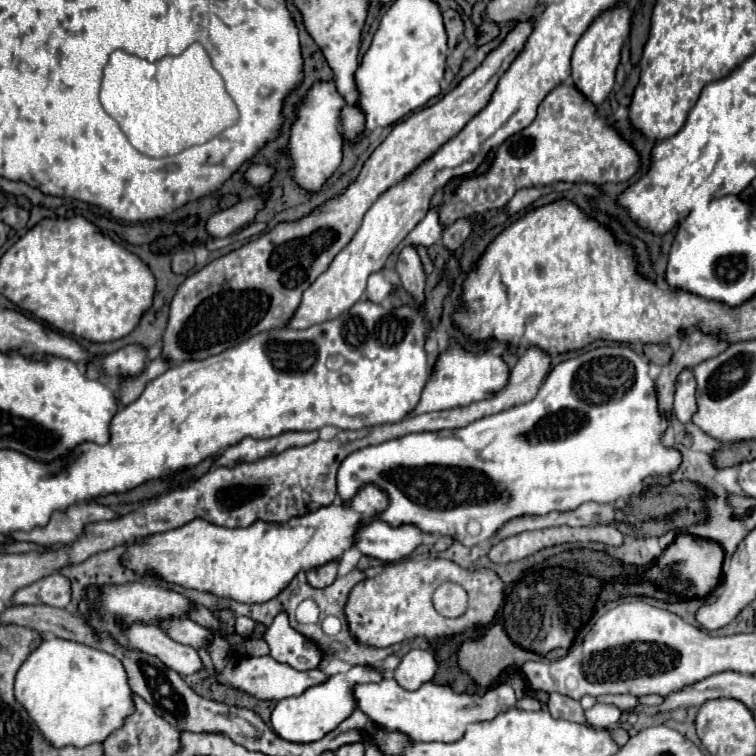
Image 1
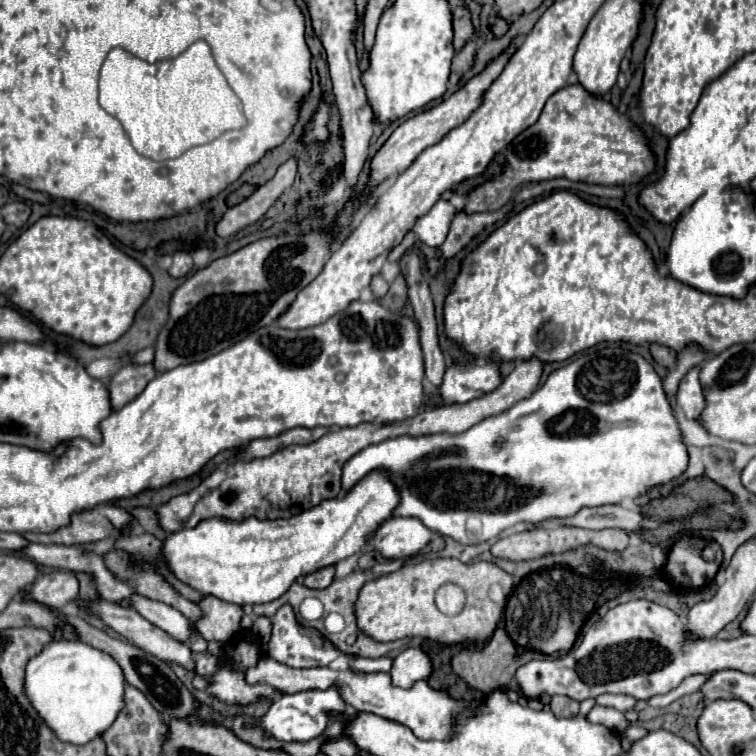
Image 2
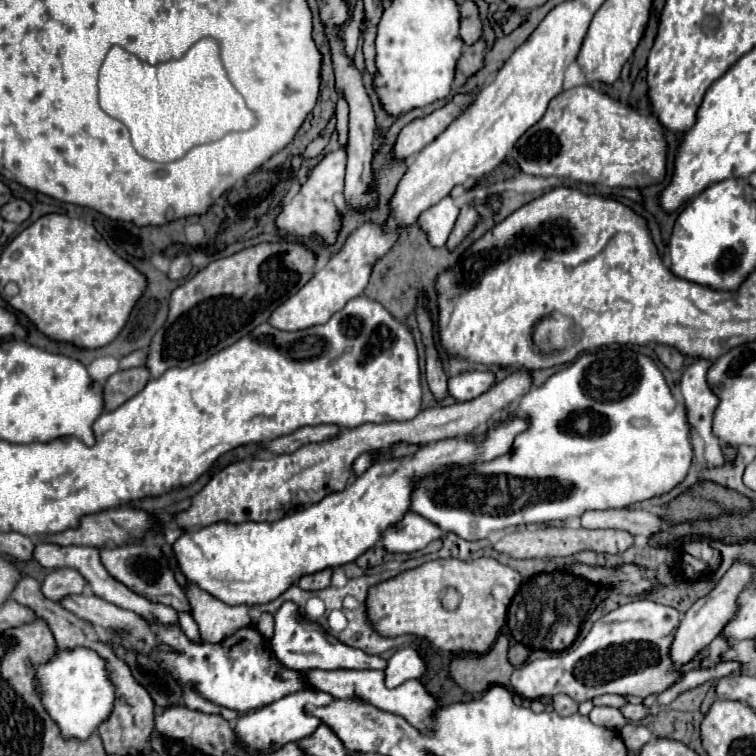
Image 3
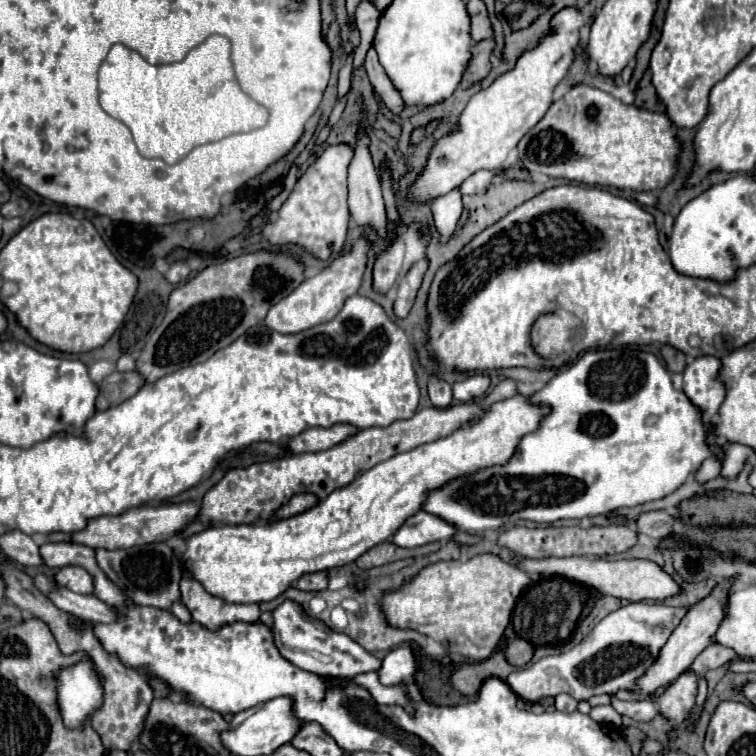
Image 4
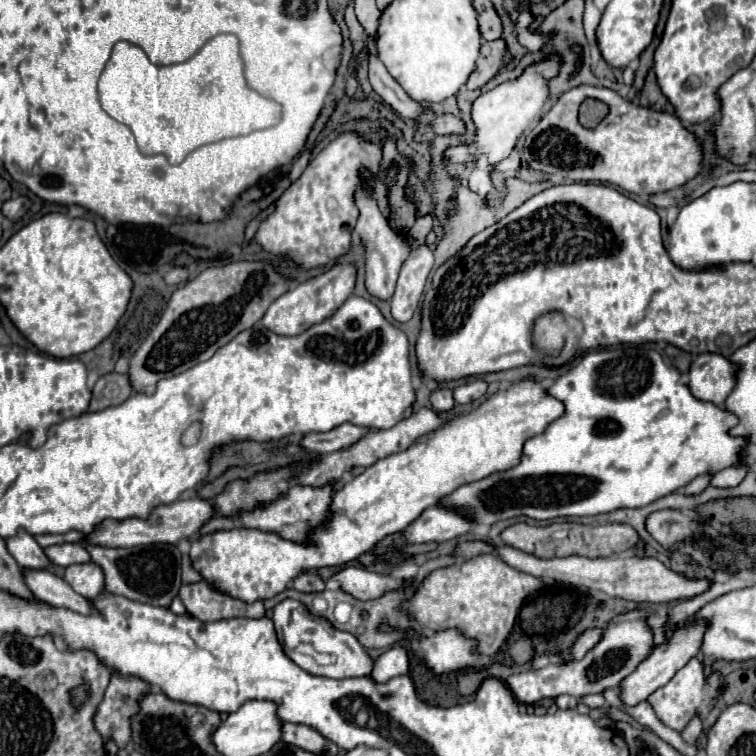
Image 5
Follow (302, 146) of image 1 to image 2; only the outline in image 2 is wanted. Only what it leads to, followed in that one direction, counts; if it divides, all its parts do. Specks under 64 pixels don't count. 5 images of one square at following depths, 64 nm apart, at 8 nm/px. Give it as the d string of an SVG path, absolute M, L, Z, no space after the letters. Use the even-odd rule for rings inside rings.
M326 96L322 98L322 104L318 108L318 114L314 116L314 120L306 126L306 134L304 134L304 140L306 142L312 142L312 140L326 140L328 132L326 132L326 120L328 120L328 104L326 102Z

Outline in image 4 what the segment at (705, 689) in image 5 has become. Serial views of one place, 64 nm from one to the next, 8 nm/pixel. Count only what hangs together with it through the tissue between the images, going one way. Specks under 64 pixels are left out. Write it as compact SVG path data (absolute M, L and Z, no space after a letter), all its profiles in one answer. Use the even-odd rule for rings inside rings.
M684 670L660 696L648 696L650 702L656 704L662 718L668 724L678 726L688 720L692 708L696 706L700 676L694 670Z

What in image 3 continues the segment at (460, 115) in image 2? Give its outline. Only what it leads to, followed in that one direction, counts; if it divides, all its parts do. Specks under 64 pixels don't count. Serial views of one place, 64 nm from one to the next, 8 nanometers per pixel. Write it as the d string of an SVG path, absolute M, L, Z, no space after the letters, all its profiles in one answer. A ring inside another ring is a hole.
M456 94L454 100L446 104L444 108L428 114L426 118L418 118L410 122L400 132L398 144L394 146L396 158L410 158L418 150L422 150L426 144L430 144L440 132L444 132L452 124L452 120L462 112L462 106L468 102L470 102L470 96Z

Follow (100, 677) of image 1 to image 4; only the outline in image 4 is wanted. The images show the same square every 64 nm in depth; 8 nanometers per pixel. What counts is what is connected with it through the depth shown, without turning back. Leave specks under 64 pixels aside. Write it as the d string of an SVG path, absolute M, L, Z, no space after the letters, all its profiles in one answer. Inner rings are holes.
M92 660L78 662L58 674L58 704L68 728L80 728L102 704L104 690L94 674Z

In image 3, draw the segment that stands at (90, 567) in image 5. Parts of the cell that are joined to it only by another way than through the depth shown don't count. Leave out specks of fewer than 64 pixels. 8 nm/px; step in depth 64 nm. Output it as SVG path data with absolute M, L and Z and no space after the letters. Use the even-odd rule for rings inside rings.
M60 568L44 578L42 592L46 598L58 602L68 594L82 594L86 584L88 582L84 580L84 576L80 576L80 572L76 572L74 568Z

